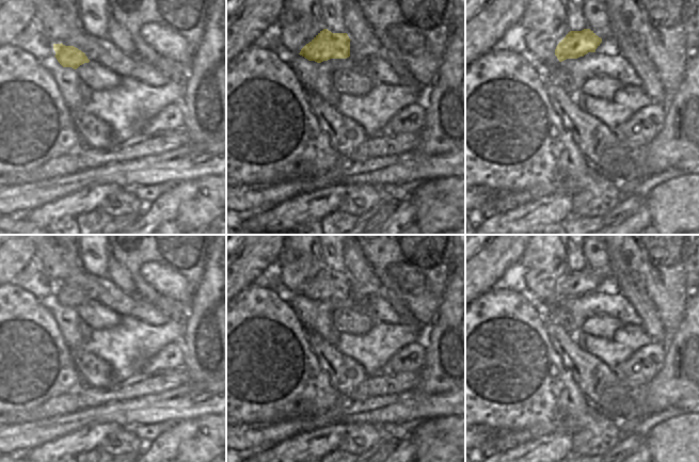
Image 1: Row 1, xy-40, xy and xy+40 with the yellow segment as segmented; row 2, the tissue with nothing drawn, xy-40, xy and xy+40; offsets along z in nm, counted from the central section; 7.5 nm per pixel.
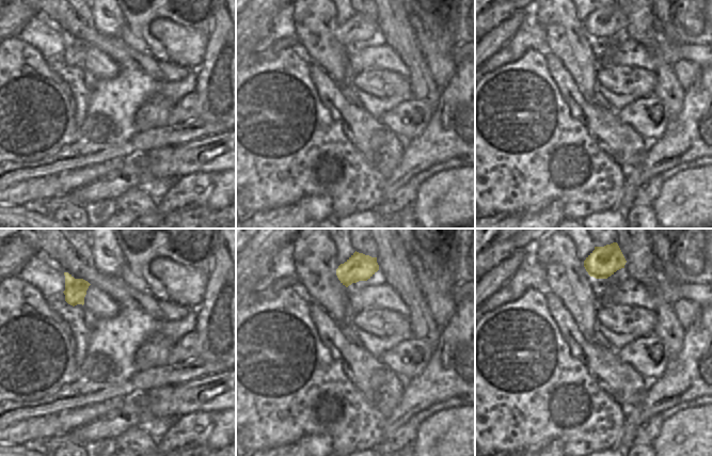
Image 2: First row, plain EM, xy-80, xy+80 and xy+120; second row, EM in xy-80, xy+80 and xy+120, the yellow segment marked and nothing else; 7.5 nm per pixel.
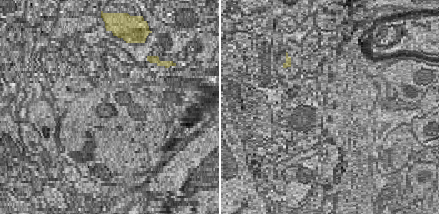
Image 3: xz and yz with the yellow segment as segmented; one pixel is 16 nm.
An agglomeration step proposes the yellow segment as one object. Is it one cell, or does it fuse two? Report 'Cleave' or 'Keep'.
Keep

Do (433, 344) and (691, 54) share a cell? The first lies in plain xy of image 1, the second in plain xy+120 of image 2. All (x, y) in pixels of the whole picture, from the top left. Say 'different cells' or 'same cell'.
different cells

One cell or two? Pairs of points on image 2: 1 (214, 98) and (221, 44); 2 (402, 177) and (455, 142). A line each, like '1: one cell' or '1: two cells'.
1: one cell
2: one cell

